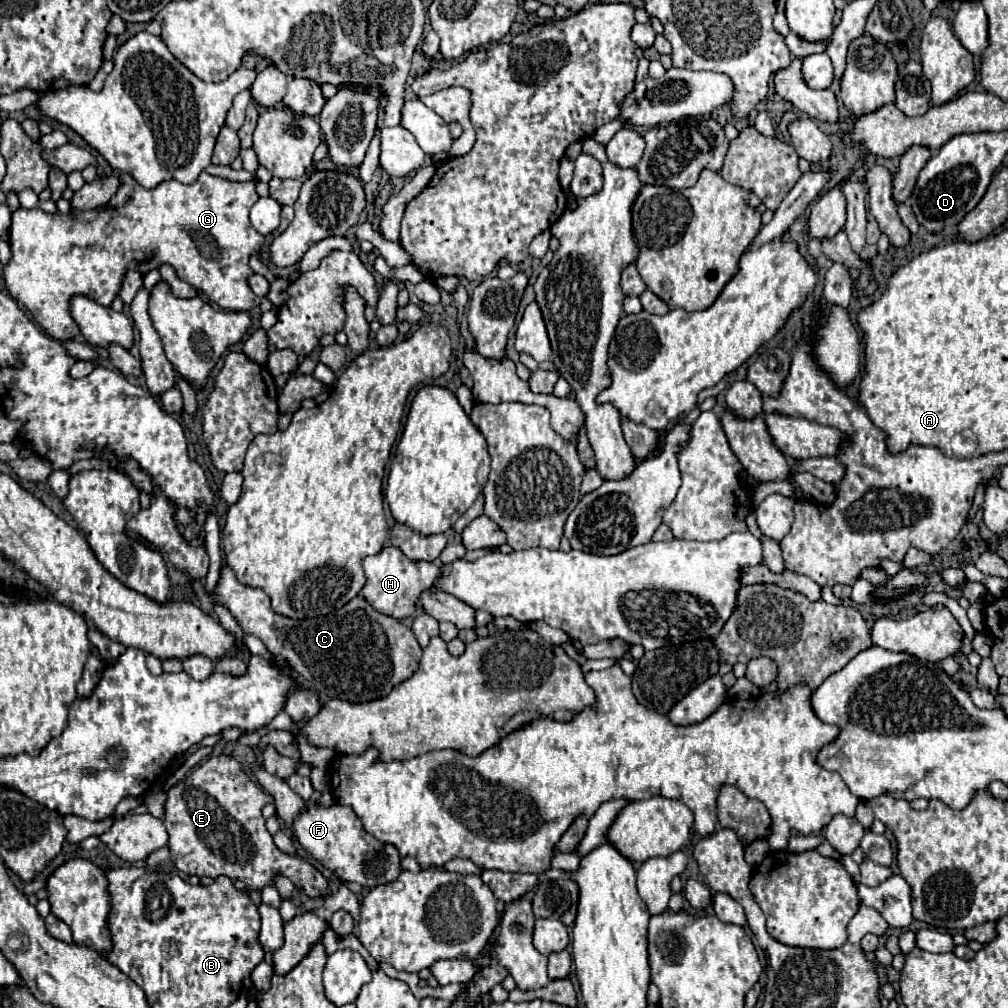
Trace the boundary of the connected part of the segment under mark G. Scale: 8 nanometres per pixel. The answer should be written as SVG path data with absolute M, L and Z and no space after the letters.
M115 171L115 175L121 177L119 191L111 197L111 201L109 201L103 209L97 209L97 211L75 211L75 209L73 209L71 215L63 215L63 213L49 215L49 213L45 213L45 211L41 211L41 209L23 209L23 207L19 207L17 211L11 213L11 229L9 229L11 239L9 239L9 245L11 245L13 257L11 257L11 261L3 267L5 287L7 287L9 295L11 295L15 301L19 301L19 303L33 315L33 319L45 329L45 333L49 333L53 339L59 339L59 341L73 339L75 335L79 335L79 327L77 327L77 323L71 319L71 315L69 315L69 303L67 303L73 293L87 295L87 297L95 299L97 303L109 307L111 301L115 299L115 295L119 293L119 287L121 287L121 281L123 281L125 271L133 269L133 271L139 271L139 273L145 275L147 271L157 269L161 263L169 263L169 265L177 271L179 279L183 279L183 281L189 283L191 287L195 287L195 289L199 289L201 293L205 293L211 301L215 301L215 303L217 303L219 307L223 307L223 309L249 311L249 309L253 309L253 307L257 307L257 305L261 303L261 299L259 299L259 297L251 291L251 287L249 287L249 277L253 275L253 271L251 271L251 267L249 267L249 257L251 257L253 253L261 253L261 247L263 247L263 243L265 243L265 235L257 233L257 231L253 229L253 225L249 223L249 209L251 209L253 203L259 199L259 195L257 195L257 191L255 191L257 179L253 179L253 181L229 181L229 179L223 179L223 177L213 177L213 175L209 175L209 173L203 171L203 173L199 175L199 179L197 179L195 183L191 183L191 185L183 185L183 183L179 183L179 181L163 181L163 183L159 183L155 189L145 189L145 187L141 187L131 175L125 175L125 173L119 173L119 171Z

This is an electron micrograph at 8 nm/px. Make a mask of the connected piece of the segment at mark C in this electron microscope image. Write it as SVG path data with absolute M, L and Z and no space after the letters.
M225 565L219 571L213 595L215 603L231 611L245 635L259 637L269 653L283 657L305 683L319 691L323 701L337 697L351 703L363 703L385 697L419 667L421 647L411 627L375 611L361 593L327 617L295 621L273 613L271 599L261 589L241 585L233 569Z

